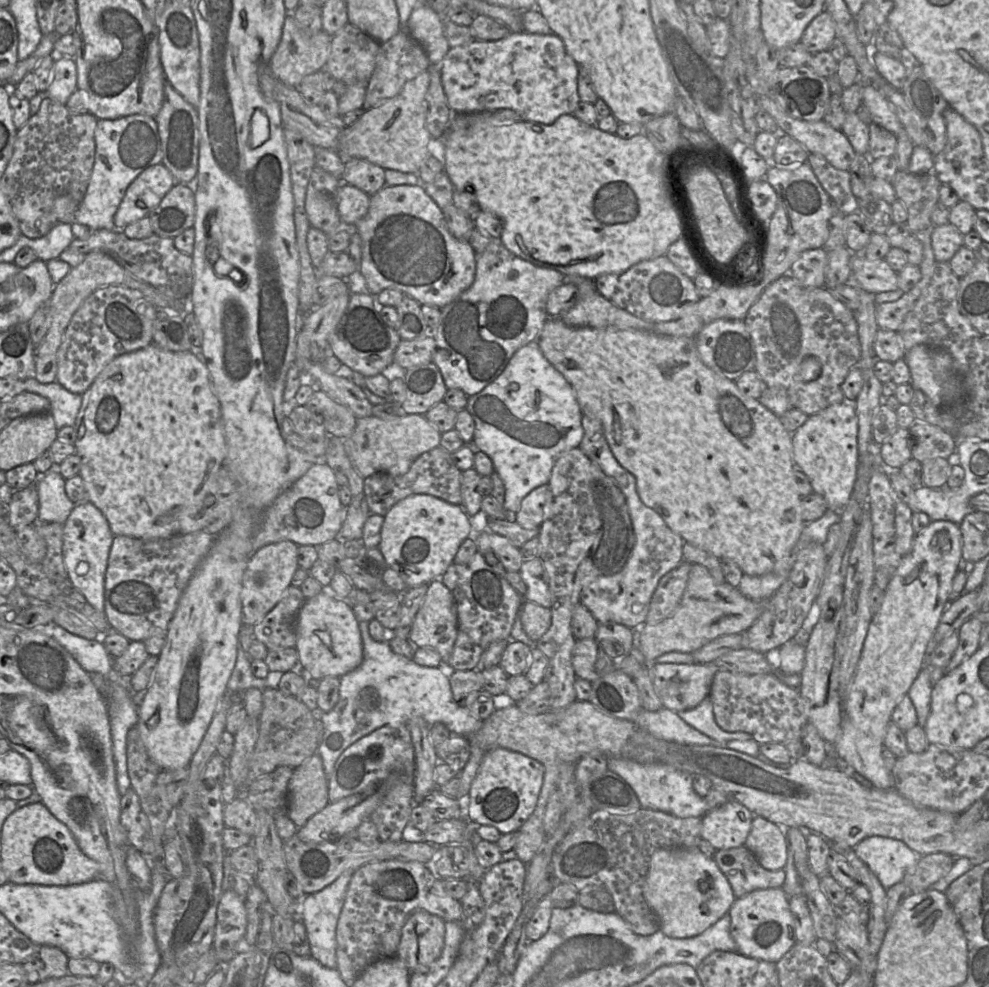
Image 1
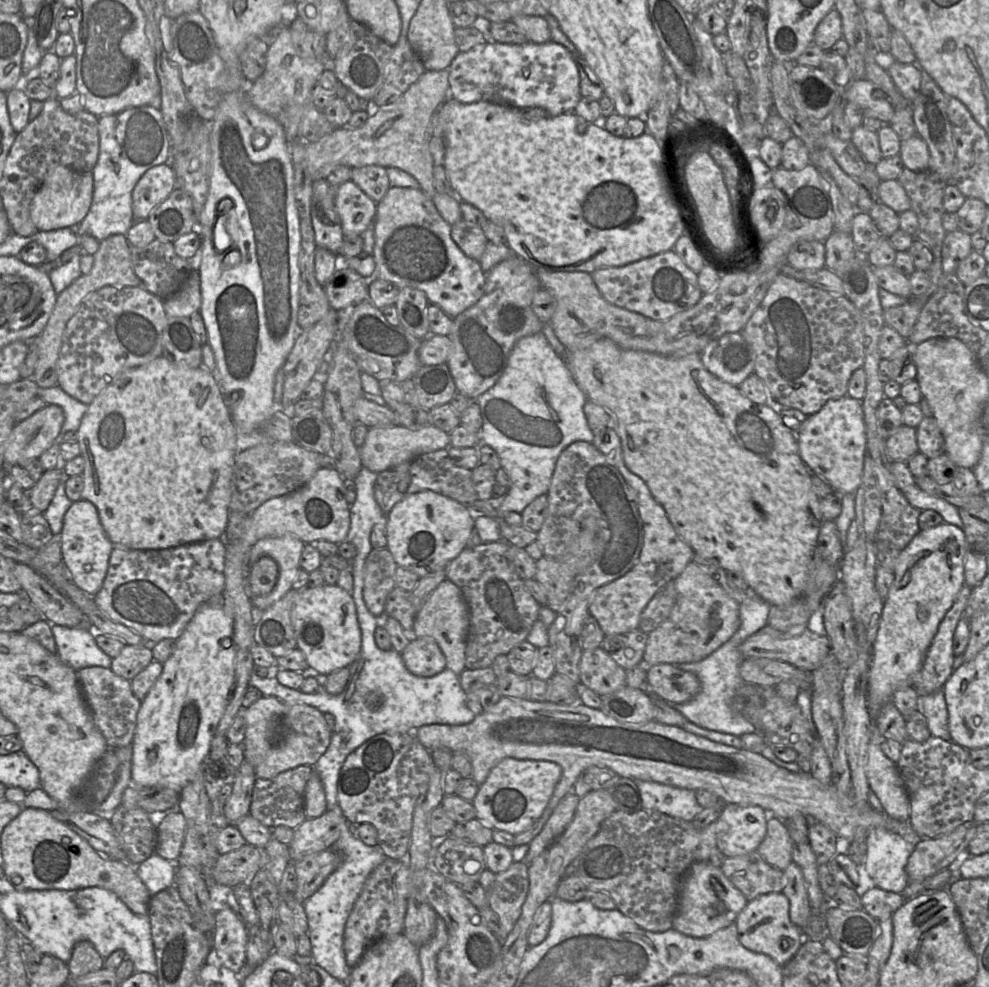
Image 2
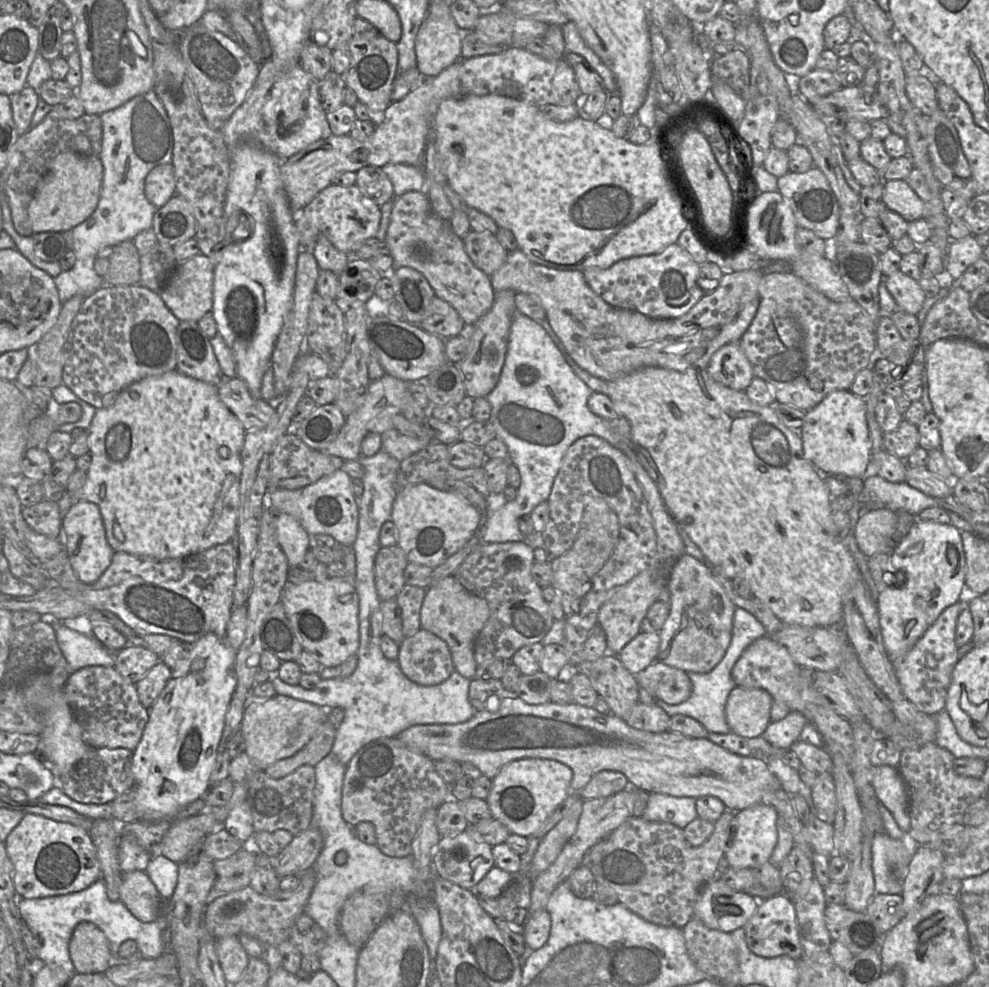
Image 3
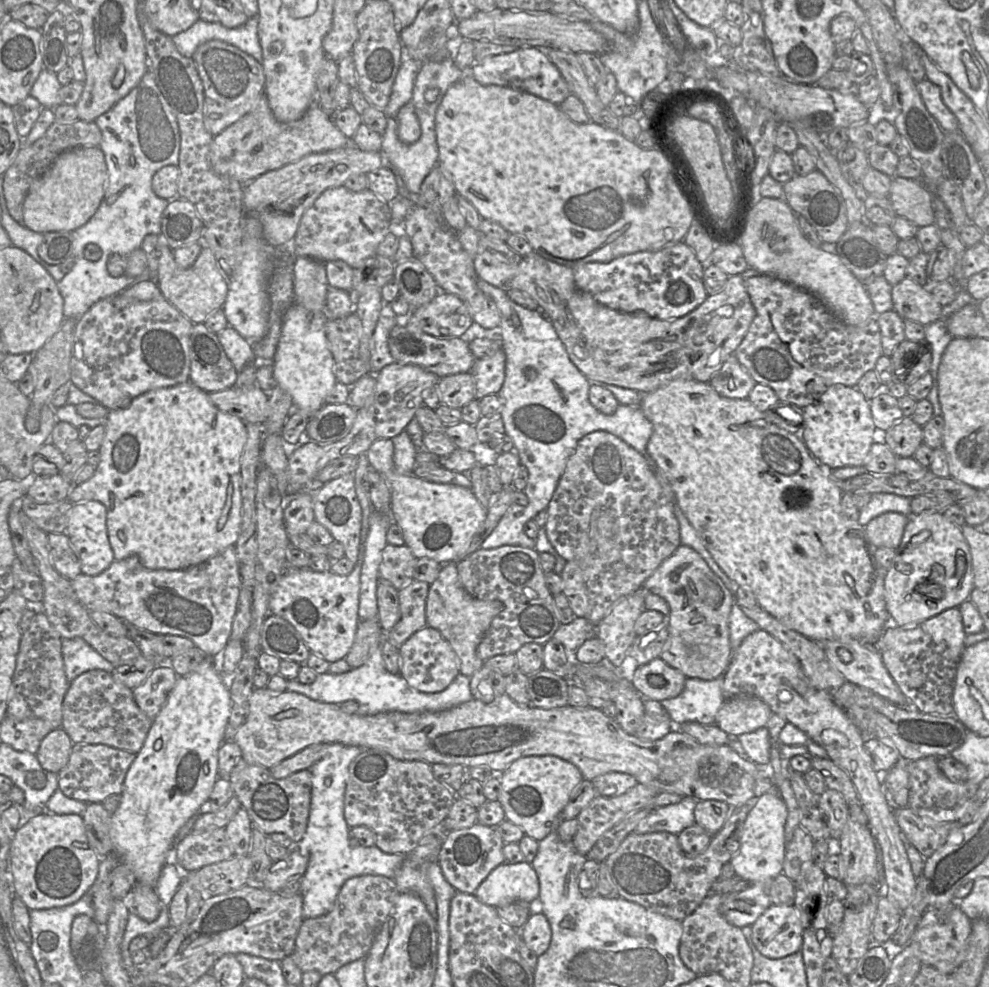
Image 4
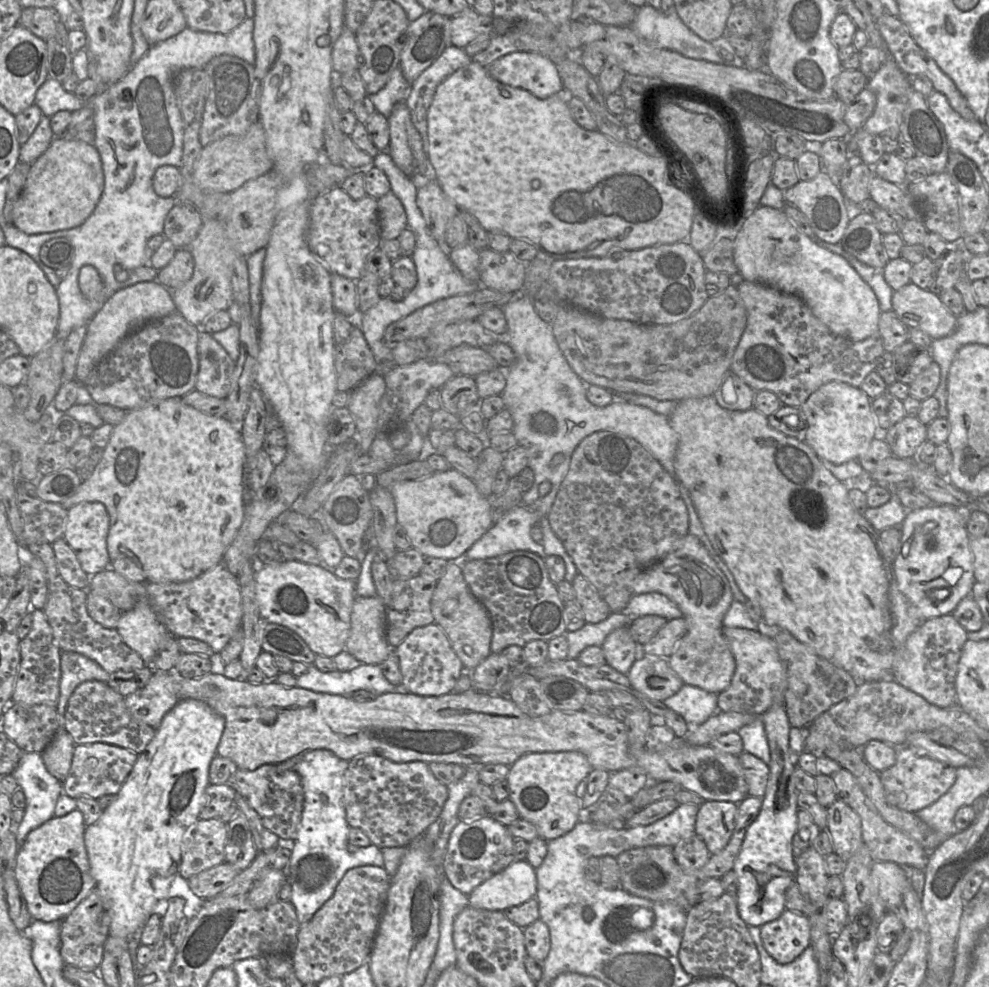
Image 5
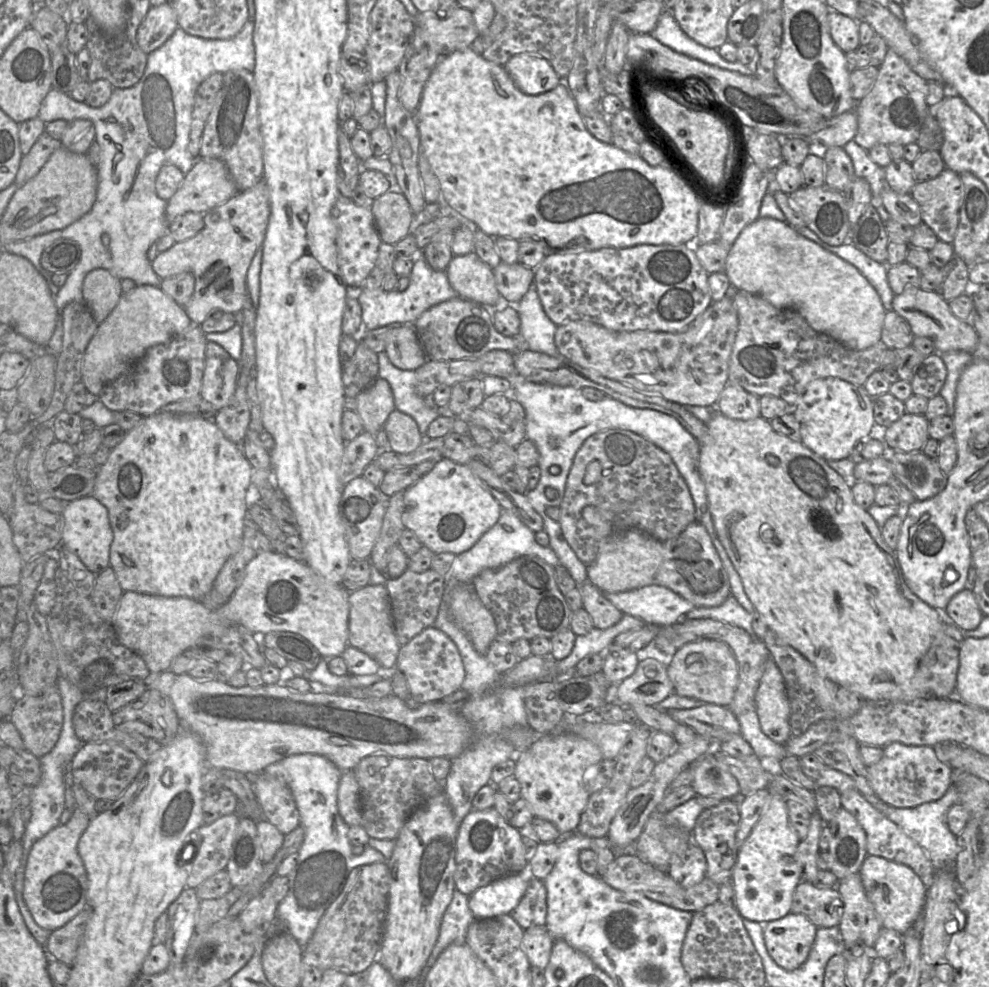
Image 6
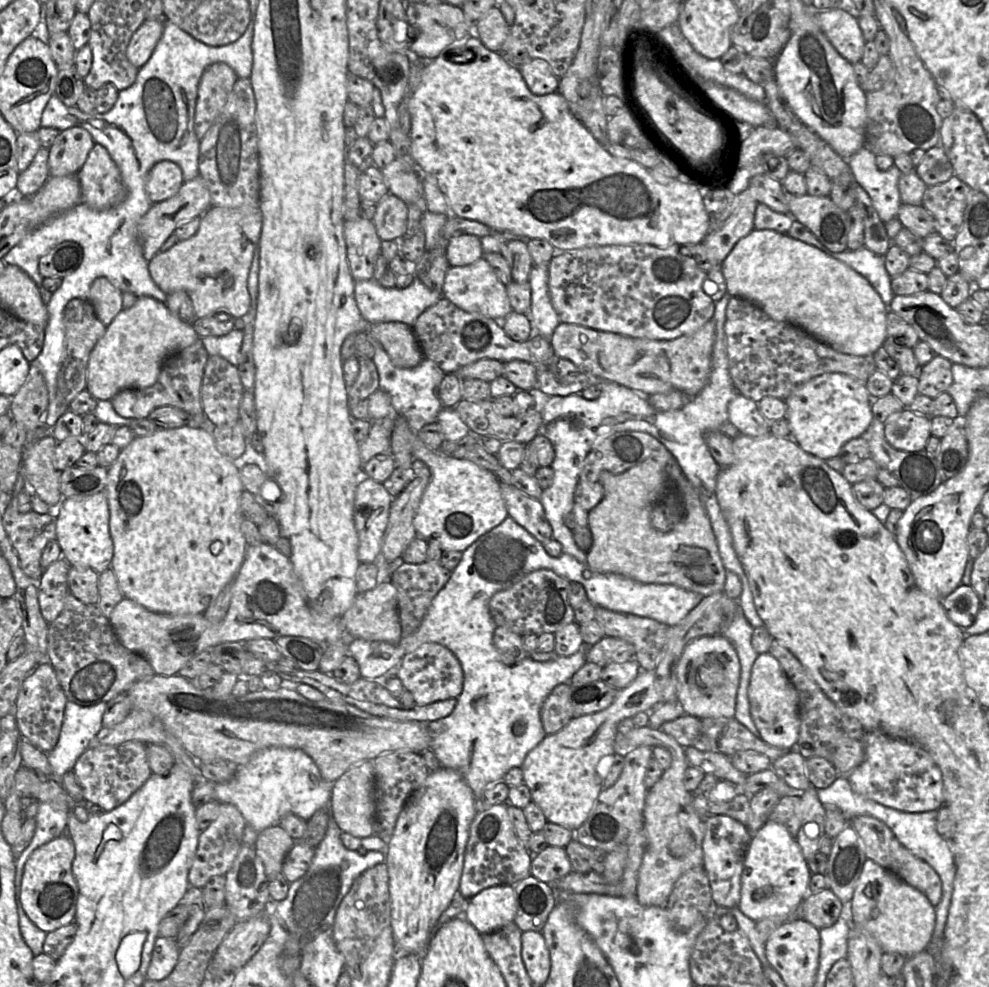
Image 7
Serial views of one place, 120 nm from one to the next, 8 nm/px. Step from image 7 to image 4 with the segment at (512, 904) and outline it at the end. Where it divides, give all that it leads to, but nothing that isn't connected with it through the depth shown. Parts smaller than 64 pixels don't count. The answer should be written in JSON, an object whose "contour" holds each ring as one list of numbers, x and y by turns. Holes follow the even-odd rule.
{"contour":[[503,863,481,882,474,895,482,903,499,907,521,902,537,905,539,880,531,863]]}

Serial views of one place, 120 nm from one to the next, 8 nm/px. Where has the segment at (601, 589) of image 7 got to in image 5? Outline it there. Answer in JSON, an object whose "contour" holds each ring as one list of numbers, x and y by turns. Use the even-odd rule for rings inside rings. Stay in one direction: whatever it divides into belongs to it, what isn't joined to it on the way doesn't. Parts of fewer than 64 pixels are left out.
{"contour":[[658,592,633,595,624,612,632,618,657,615,665,618,667,621,683,616,673,601]]}

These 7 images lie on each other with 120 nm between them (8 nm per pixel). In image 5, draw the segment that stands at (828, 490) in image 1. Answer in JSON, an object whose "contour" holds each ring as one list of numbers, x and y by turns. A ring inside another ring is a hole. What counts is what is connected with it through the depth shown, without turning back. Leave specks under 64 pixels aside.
{"contour":[[831,381,814,391,800,407,808,429,805,443,819,459,839,465,858,460,874,439,877,426,871,399,859,387,841,381]]}

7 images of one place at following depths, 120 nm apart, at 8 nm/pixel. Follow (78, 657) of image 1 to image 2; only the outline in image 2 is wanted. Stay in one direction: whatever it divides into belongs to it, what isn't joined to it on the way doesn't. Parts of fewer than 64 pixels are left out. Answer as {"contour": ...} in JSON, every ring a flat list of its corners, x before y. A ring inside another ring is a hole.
{"contour":[[52,625,59,658,73,670,89,666,110,668,112,658,98,645,91,628,72,628]]}

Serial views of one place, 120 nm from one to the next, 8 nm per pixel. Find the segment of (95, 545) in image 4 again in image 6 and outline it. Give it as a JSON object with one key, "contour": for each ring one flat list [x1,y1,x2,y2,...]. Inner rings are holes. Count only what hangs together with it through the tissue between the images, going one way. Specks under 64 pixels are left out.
{"contour":[[89,495,71,501,64,509,62,517,62,546,76,554,91,572,99,575,110,566,110,550,114,539,107,508]]}

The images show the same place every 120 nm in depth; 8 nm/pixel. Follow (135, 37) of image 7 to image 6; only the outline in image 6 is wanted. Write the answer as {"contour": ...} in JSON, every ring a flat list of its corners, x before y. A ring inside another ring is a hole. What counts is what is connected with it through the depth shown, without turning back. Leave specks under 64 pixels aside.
{"contour":[[169,3,151,6,137,29,137,43,146,54,163,45,178,28,177,15]]}

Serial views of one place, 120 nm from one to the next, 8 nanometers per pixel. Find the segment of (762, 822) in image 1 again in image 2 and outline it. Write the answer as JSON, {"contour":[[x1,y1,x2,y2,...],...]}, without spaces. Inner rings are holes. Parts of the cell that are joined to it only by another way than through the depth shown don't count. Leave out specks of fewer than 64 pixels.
{"contour":[[769,816,766,836,757,852,768,864,783,872,792,862,792,845,785,822,778,817]]}

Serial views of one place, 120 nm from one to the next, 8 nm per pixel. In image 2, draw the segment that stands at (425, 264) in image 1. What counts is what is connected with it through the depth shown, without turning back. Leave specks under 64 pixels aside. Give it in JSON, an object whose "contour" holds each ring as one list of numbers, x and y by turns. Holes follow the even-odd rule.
{"contour":[[392,187,377,202,375,243,372,256,376,268,373,278,389,281,398,288,412,287,425,293,430,304,440,307,451,318,473,306,484,294,486,273,479,261,468,257,455,243,448,224,435,207,432,197,420,188]]}

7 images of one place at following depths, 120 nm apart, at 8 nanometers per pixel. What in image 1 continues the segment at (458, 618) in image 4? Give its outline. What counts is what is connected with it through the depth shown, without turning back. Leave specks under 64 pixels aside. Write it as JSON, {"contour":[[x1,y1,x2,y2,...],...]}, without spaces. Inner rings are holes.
{"contour":[[440,579,428,584,416,613,410,639,418,647,431,647,448,663,458,631,457,606,452,592]]}

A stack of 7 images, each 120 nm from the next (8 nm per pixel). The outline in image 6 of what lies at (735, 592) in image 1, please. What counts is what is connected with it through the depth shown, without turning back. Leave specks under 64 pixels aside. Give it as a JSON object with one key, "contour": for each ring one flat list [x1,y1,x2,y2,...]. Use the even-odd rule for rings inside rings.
{"contour":[[694,521,677,537,667,541,656,540,639,531,612,535,599,548,596,560,588,566,587,580,603,593,625,592,651,585,663,586,689,601,696,608,719,606,731,595,728,573,708,531,698,521],[700,639,687,643,671,655,666,664,674,693,700,700,703,704,728,707,732,702,739,682,738,663,723,641]]}

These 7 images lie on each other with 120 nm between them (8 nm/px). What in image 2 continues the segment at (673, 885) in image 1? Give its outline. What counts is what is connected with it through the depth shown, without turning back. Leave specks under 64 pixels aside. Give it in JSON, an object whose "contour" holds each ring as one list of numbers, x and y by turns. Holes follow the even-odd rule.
{"contour":[[709,861,694,863,679,882,677,911,672,928,694,938,705,938,733,923,748,901,725,877,721,868]]}

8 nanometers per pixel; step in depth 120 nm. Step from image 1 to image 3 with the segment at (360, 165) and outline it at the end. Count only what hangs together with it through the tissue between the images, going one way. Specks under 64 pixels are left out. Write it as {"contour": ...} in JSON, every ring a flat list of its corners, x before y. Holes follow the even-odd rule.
{"contour":[[366,166,358,170,356,185,379,206,395,197,393,184,382,167]]}

